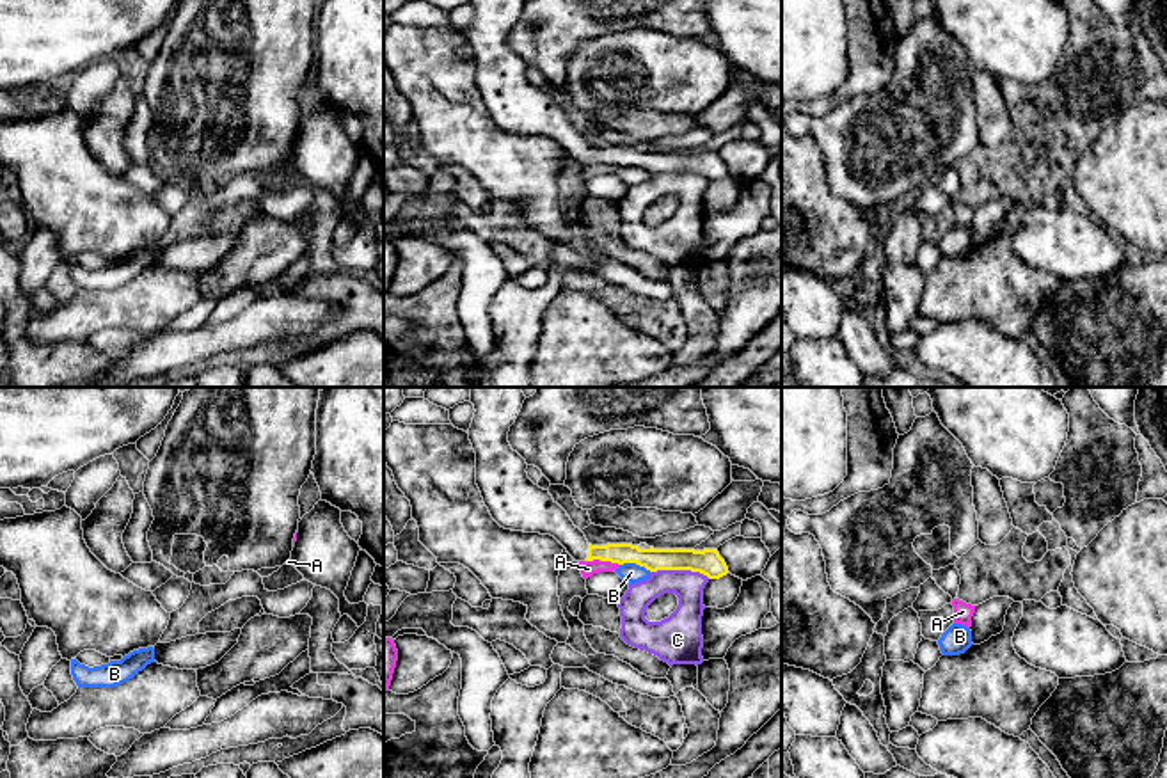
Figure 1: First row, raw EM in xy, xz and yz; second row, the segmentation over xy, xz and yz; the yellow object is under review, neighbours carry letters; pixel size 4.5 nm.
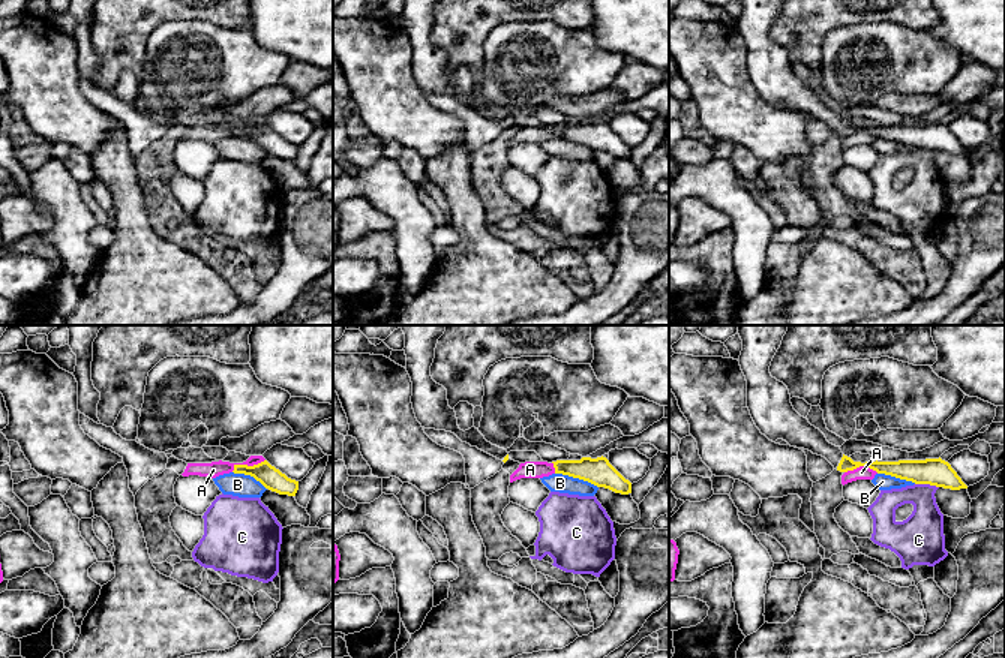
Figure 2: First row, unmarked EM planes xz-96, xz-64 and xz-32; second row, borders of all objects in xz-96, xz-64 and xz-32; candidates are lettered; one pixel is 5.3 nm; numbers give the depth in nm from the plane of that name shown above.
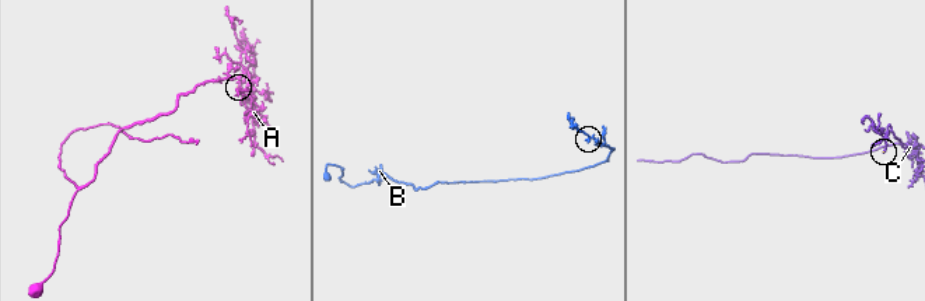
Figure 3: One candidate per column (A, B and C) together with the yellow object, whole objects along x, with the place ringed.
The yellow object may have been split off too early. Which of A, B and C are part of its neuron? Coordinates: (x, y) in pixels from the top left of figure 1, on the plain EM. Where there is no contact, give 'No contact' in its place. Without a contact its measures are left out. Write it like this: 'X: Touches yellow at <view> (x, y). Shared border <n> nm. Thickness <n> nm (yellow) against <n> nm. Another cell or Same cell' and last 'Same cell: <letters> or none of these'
A: Touches yellow at xz (603, 162). Shared border 150 nm. Thickness 100 nm (yellow) against 70 nm. Another cell
B: Touches yellow at xz (636, 166). Shared border 150 nm. Thickness 100 nm (yellow) against 90 nm. Another cell
C: Touches yellow at xz (681, 171). Shared border 260 nm. Thickness 120 nm (yellow) against 160 nm. Another cell
Same cell: none of these

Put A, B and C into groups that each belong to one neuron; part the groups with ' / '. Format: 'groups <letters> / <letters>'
groups A / B / C

